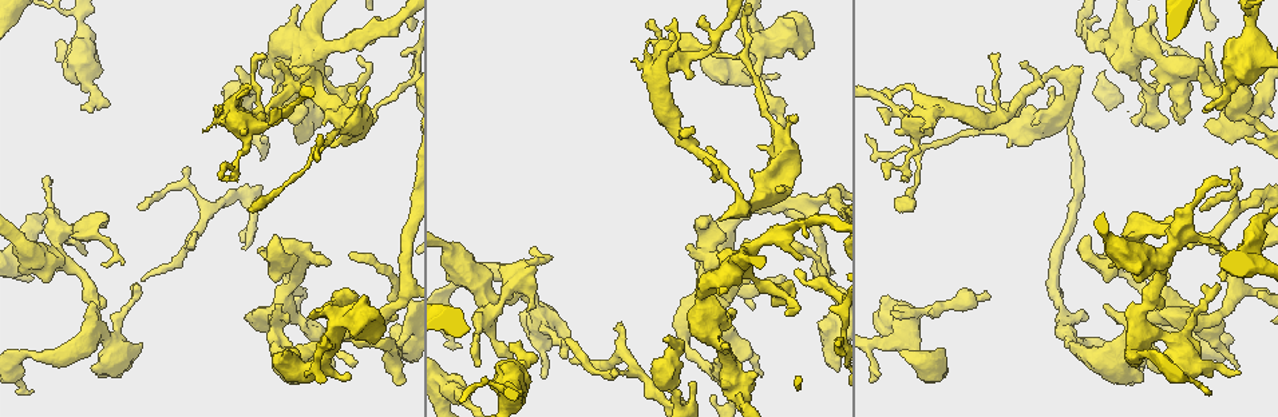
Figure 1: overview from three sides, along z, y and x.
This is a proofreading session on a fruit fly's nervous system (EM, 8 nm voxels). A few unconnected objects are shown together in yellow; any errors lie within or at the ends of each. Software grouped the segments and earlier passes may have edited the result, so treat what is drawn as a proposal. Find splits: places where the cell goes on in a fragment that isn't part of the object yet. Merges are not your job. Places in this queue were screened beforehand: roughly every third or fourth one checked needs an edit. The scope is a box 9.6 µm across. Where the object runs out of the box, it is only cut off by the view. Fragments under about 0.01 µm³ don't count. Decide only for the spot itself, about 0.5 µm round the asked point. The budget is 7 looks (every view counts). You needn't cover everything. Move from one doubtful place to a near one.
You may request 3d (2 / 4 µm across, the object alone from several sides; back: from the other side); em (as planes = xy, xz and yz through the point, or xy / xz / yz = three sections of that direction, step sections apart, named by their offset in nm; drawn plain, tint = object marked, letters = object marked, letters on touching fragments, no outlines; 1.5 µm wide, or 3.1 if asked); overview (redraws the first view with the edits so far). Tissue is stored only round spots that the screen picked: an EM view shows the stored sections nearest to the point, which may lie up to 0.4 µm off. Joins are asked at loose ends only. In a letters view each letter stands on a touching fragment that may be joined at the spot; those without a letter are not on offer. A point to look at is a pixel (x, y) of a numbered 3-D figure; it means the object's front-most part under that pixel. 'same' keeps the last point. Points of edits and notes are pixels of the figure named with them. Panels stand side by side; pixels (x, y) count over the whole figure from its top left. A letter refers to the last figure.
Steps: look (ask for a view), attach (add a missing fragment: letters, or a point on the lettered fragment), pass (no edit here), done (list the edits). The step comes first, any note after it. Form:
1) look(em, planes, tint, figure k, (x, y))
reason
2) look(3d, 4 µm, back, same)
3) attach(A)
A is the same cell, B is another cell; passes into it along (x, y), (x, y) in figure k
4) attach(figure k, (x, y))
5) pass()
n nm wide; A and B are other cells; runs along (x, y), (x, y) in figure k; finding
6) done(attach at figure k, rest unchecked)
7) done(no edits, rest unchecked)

look(3d, 2 µm, figure 1, (1189, 247))
branch stops here

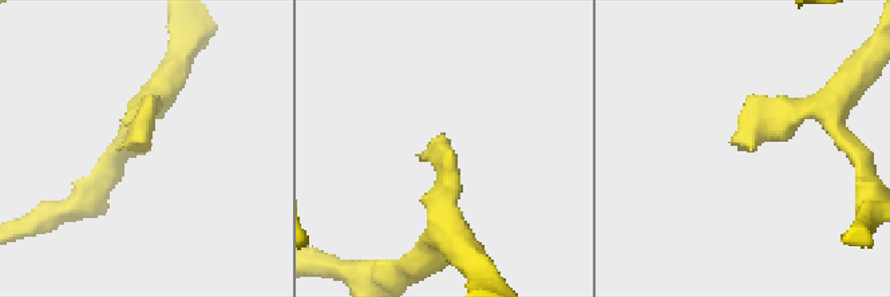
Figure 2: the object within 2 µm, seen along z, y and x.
look(em, yz, step 8, tint, figure 2, (444, 133))
shape alone is not enough

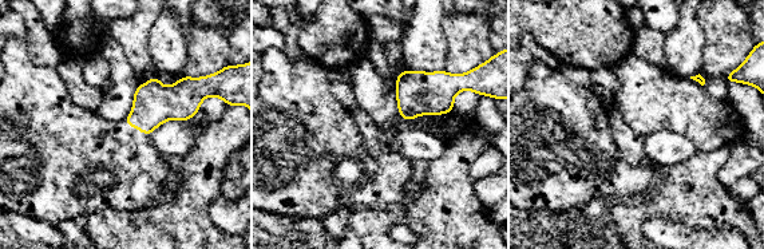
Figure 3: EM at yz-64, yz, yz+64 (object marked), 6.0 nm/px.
look(em, xy, step 4, letters, same)
another direction

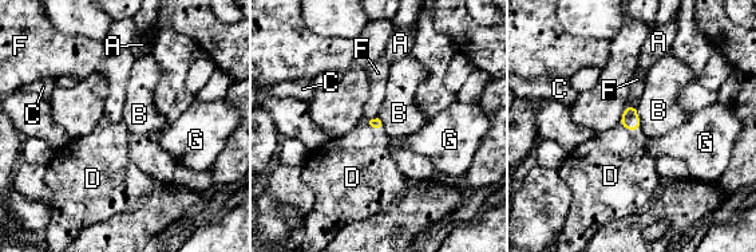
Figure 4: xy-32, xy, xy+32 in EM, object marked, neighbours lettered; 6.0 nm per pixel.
attach(D)
D is the same cell, A, B, C, F and G are other cells; passes into it along (630, 121), (629, 129), (613, 166) in figure 4; the cell continues

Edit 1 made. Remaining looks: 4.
look(overview)

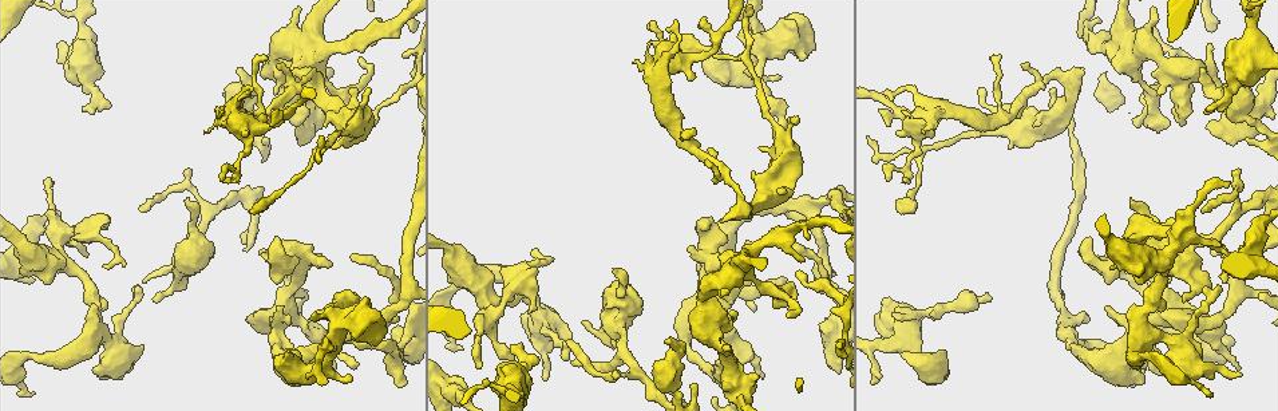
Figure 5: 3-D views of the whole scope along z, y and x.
look(3d, 4 µm, back, figure 5, (85, 108))
an open end

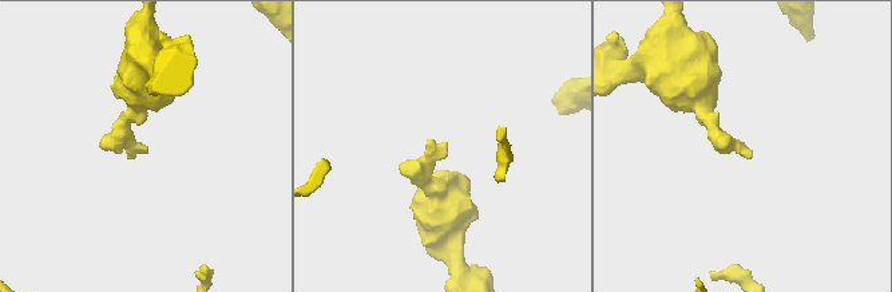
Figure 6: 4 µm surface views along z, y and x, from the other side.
look(em, planes, letters, figure 6, (443, 145))

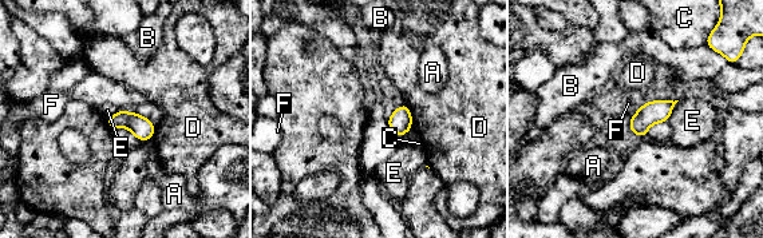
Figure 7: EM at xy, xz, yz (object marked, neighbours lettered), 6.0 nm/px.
pass()
A, B, C, D, E and F are other cells; border along (679, 100), (667, 121) in figure 7; no lettered fragment goes on from it

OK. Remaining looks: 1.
look(em, yz, step 8, letters, figure 5, (1009, 145))
branch stops here

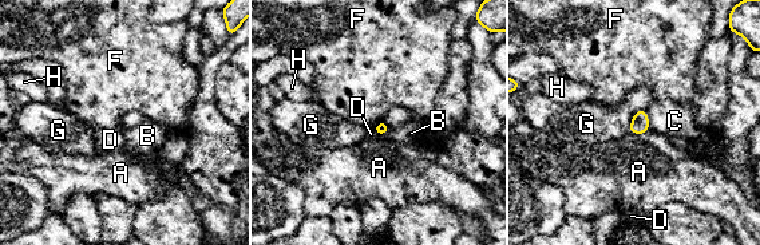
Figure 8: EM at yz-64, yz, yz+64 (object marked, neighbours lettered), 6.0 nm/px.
pass()
G touches over 180 nm; A, B, C, D, F, G and H are other cells; no lettered fragment goes on from it

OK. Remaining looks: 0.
done(attach at figure 4, rest unchecked)

